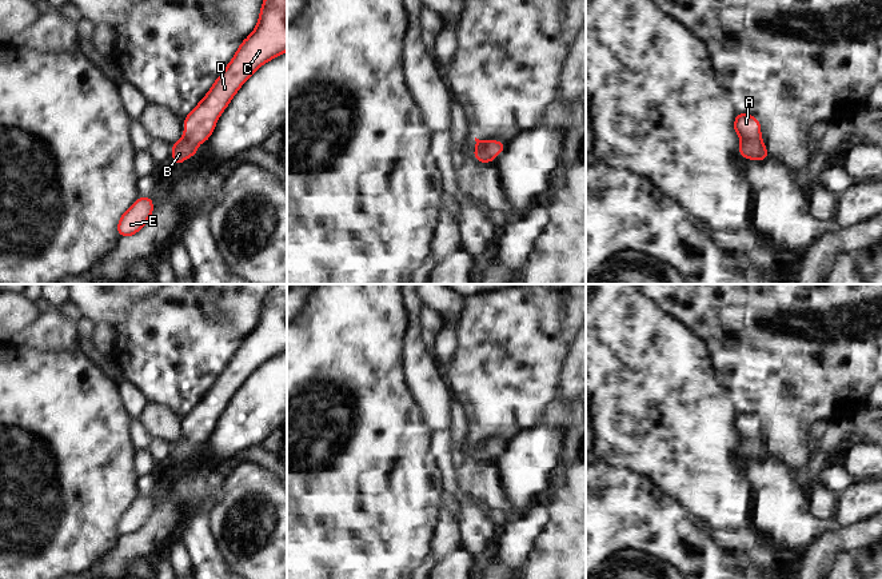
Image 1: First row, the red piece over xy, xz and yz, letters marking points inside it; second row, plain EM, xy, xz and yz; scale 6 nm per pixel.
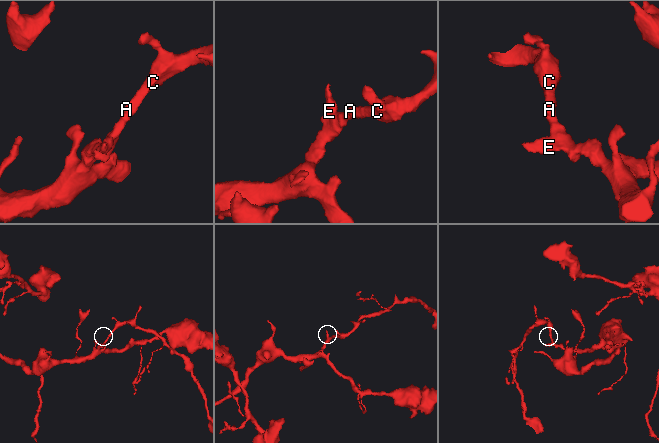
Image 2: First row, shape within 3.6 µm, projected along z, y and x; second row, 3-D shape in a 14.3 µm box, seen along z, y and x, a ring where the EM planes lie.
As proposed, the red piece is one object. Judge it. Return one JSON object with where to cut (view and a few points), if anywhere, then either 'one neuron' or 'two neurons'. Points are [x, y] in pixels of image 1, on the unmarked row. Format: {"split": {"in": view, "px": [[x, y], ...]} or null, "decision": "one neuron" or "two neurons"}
{"split": null, "decision": "one neuron"}

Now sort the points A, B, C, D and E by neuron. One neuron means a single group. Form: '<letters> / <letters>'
A B C D E

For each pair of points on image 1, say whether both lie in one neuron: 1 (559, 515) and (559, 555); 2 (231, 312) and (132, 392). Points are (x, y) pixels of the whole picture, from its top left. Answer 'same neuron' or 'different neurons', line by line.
1: same neuron
2: different neurons

